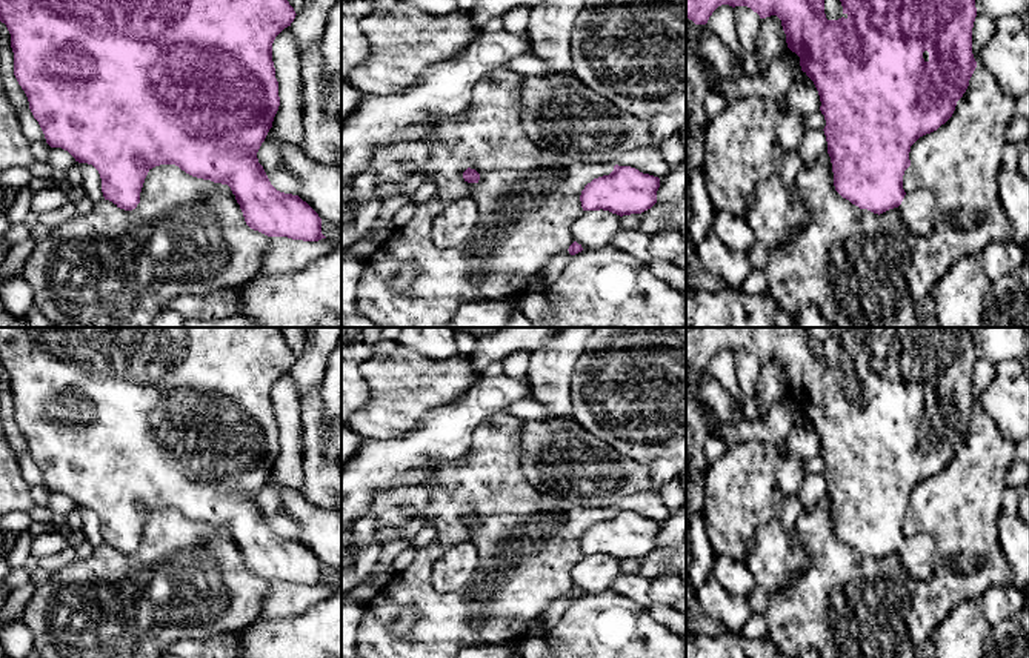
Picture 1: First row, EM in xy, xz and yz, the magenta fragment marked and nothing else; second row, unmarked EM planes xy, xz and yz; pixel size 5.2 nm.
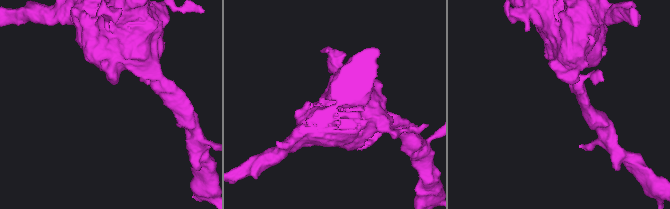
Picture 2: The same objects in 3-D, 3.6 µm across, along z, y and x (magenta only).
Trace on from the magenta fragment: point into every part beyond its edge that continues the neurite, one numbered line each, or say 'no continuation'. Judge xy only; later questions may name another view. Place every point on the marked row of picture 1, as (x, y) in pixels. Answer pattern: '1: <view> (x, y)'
no continuation

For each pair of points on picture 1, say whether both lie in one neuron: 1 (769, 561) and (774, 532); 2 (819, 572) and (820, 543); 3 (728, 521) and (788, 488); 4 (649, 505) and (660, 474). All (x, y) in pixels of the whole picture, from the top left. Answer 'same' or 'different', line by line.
1: same
2: same
3: different
4: different

